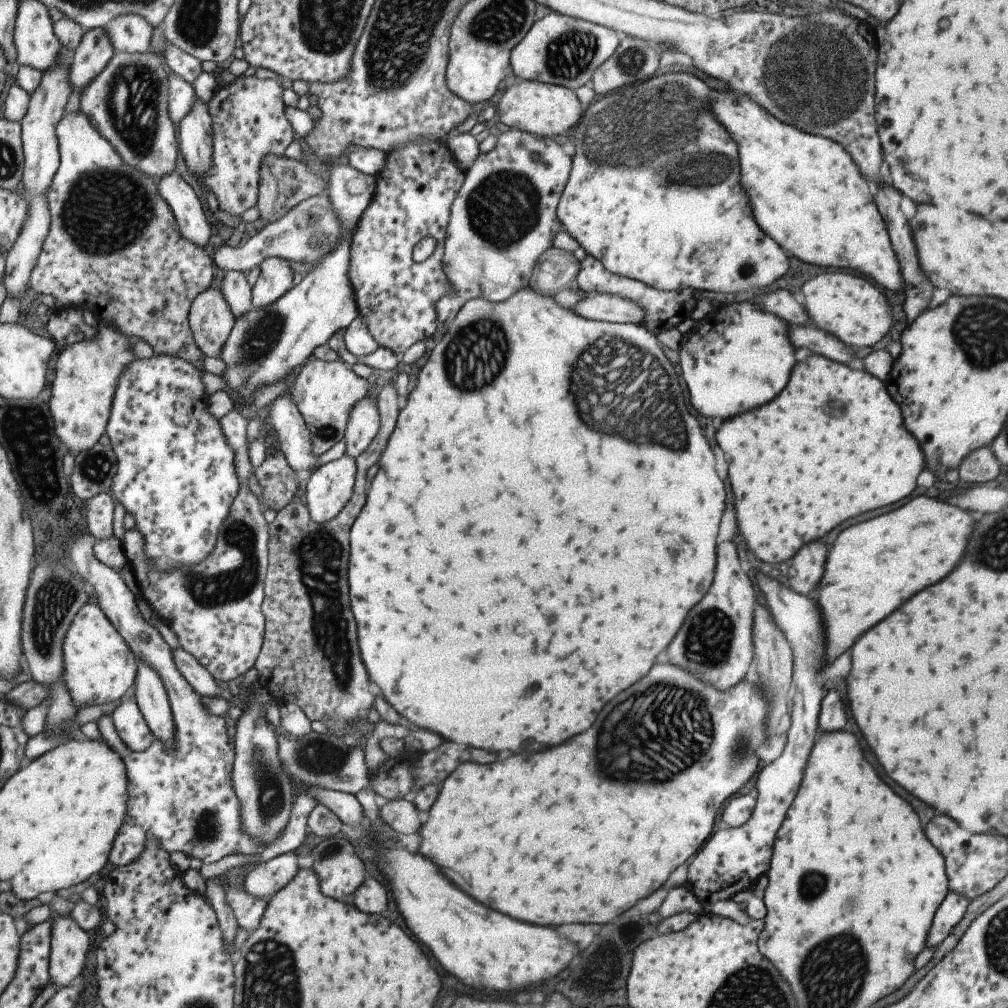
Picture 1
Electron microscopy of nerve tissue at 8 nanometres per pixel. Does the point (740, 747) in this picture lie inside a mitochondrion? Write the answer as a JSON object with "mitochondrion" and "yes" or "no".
{"mitochondrion":"yes"}

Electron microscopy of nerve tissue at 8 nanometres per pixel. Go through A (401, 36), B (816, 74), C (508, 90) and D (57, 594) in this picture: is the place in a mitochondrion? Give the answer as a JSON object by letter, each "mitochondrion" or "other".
{"A":"mitochondrion","B":"mitochondrion","C":"other","D":"mitochondrion"}

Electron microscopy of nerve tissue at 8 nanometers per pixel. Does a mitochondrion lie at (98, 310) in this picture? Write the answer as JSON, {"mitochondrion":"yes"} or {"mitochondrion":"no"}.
{"mitochondrion":"no"}

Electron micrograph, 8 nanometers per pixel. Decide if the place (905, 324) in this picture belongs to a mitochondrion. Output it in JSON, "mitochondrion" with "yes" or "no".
{"mitochondrion":"no"}

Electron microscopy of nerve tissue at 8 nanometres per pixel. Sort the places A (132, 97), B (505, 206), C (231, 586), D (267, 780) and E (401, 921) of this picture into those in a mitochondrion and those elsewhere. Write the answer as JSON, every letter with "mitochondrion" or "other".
{"A":"mitochondrion","B":"mitochondrion","C":"mitochondrion","D":"mitochondrion","E":"other"}

